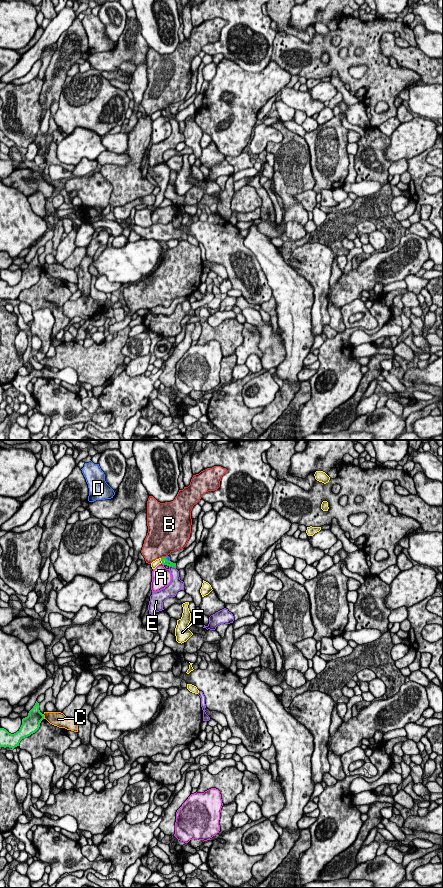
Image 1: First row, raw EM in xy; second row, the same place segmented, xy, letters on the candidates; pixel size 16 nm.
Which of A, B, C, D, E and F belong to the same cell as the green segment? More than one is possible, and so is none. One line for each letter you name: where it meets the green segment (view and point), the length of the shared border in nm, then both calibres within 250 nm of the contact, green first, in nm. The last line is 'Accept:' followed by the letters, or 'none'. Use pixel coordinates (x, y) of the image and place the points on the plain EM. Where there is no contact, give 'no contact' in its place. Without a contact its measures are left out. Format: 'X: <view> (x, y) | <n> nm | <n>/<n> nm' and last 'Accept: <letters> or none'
Accept: none

